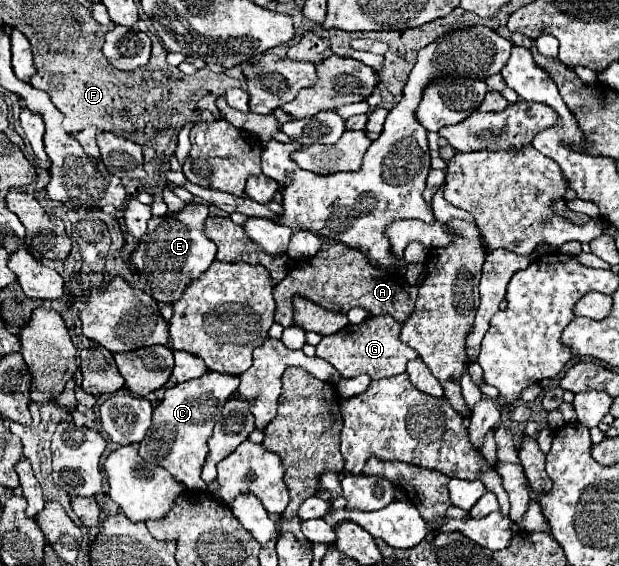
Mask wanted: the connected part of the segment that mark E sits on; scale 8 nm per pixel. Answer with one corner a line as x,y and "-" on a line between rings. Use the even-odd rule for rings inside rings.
188,204
182,212
152,218
148,222
148,232
140,238
136,250
130,254
130,264
142,276
146,276
146,286
158,304
174,304
178,296
184,294
186,284
194,282
204,274
216,258
216,248
212,240
202,234
202,224
208,216
206,204

